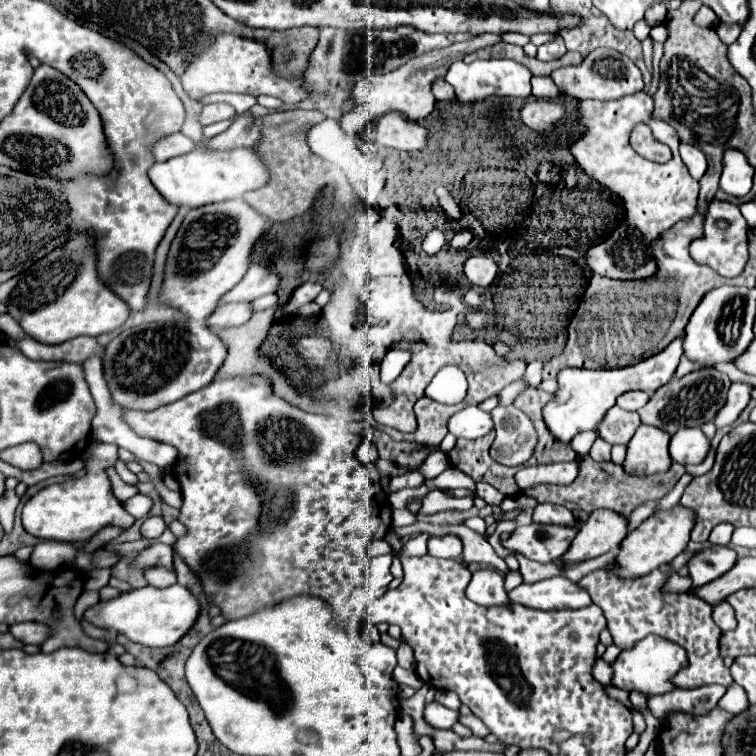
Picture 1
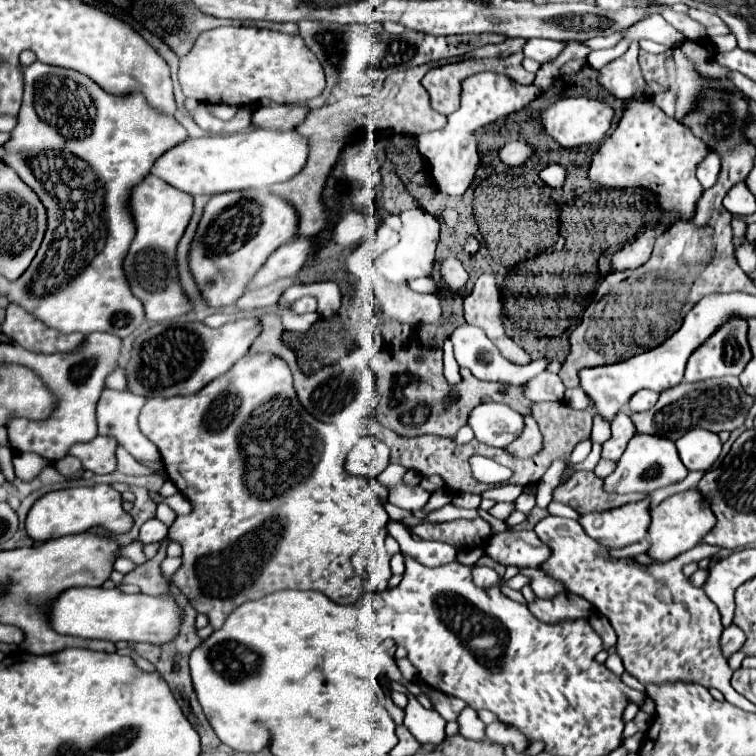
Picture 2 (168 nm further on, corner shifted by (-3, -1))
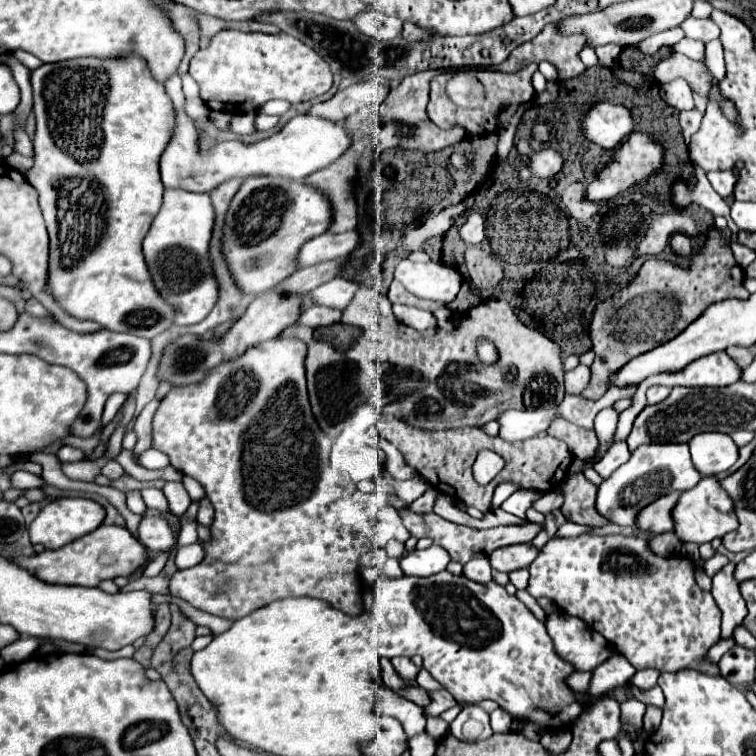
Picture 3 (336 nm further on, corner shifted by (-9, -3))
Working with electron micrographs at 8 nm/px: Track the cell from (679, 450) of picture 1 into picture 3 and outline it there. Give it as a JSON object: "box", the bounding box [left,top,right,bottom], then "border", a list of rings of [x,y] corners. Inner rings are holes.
{"box":[689,433,739,475],"border":[[[703,433],[689,441],[693,465],[701,475],[725,473],[739,459],[739,447],[725,433]]]}

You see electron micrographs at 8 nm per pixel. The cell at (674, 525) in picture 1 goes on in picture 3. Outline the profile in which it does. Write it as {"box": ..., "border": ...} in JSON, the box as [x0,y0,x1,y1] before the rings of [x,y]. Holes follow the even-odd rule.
{"box":[673,477,739,543],"border":[[[703,477],[693,489],[683,491],[673,511],[673,519],[675,519],[675,535],[681,541],[693,541],[693,543],[709,543],[711,539],[723,537],[725,533],[735,531],[739,527],[733,499],[721,487],[717,477]]]}

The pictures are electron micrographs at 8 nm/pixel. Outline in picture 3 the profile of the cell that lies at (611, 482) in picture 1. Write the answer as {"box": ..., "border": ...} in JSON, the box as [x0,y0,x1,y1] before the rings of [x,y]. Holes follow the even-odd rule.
{"box":[561,473,607,527],"border":[[[569,473],[563,483],[563,491],[565,491],[565,505],[561,511],[567,517],[567,521],[587,527],[601,527],[607,523],[603,515],[595,511],[597,487],[589,483],[583,477],[583,473]]]}

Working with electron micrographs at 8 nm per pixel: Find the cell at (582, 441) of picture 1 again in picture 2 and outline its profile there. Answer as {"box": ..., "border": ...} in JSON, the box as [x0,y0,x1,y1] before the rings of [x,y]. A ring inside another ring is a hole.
{"box":[591,417,609,443],"border":[[[601,417],[593,419],[593,431],[591,431],[591,441],[593,443],[603,443],[609,439],[609,423],[601,421]]]}

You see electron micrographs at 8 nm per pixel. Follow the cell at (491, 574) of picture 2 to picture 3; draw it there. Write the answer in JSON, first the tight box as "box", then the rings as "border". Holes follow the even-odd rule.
{"box":[463,557,491,583],"border":[[[479,557],[479,559],[471,559],[469,563],[463,565],[463,575],[471,581],[477,583],[489,583],[491,581],[491,565],[487,557]]]}

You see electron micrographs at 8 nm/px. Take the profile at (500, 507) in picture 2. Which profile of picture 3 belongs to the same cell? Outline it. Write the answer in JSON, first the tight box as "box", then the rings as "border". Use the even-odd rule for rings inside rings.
{"box":[533,491,563,513],"border":[[[547,491],[533,507],[537,509],[537,511],[543,511],[543,513],[549,513],[549,511],[553,511],[553,509],[561,509],[561,505],[563,505],[563,493],[559,493],[559,491]]]}

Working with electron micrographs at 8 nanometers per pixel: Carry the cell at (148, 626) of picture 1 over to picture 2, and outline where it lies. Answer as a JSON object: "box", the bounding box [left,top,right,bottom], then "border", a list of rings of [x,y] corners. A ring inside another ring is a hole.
{"box":[49,587,183,645],"border":[[[73,587],[67,589],[49,611],[51,625],[57,633],[77,635],[85,639],[107,639],[107,641],[129,641],[129,643],[151,643],[165,645],[173,641],[181,629],[183,617],[181,607],[167,591],[163,595],[127,595],[115,589],[103,587]]]}

